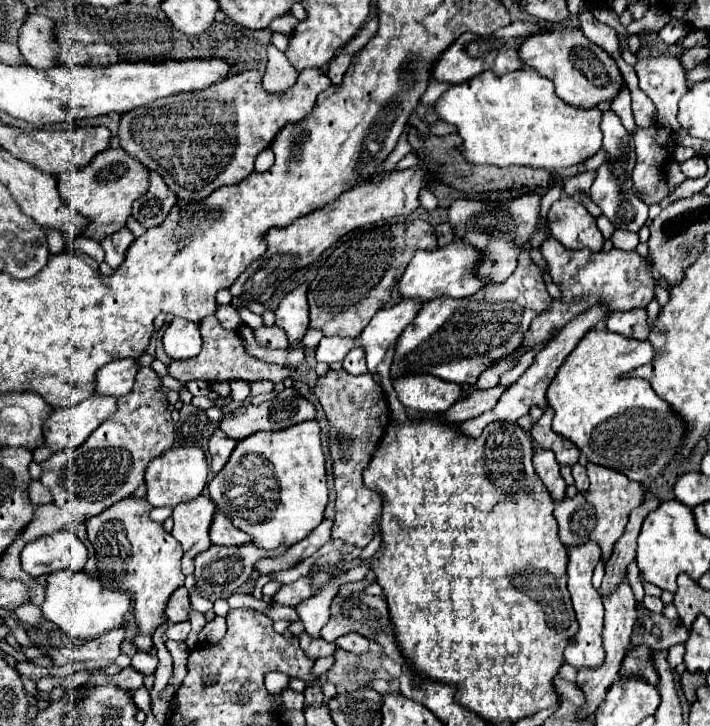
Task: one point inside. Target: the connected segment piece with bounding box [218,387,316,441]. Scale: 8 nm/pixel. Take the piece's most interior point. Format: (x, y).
(289, 408)

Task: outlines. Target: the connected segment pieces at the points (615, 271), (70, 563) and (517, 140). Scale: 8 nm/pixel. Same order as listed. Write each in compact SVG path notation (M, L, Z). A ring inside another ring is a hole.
M546 237L542 243L542 255L548 263L548 273L552 281L560 287L562 297L558 301L552 301L552 305L540 313L532 325L530 331L524 335L522 345L536 347L538 343L546 341L550 333L560 331L570 319L584 313L592 305L606 303L612 311L630 311L630 309L646 309L646 305L654 299L654 285L656 279L652 275L652 263L644 257L640 257L636 251L622 251L622 249L610 249L608 253L592 253L590 249L582 251L568 251L552 237Z
M64 529L38 537L22 549L22 569L32 577L48 575L58 569L78 571L86 565L86 561L88 551L84 543Z
M526 67L526 69L520 69L520 71L514 71L514 73L508 73L508 75L502 75L502 77L496 77L494 73L480 73L478 77L466 81L466 83L460 83L460 85L452 85L438 101L436 105L432 107L432 111L442 119L442 121L448 121L452 125L458 127L460 131L460 137L464 139L462 143L462 155L466 157L468 163L472 165L496 165L496 167L510 167L510 165L524 165L524 167L540 167L540 169L548 169L548 171L556 171L556 169L562 169L562 167L572 167L572 165L580 165L584 163L586 159L594 157L598 153L598 149L602 147L602 131L600 131L600 121L602 121L602 113L610 109L610 103L600 103L598 107L592 107L592 109L578 109L578 107L572 107L568 103L564 103L556 93L554 93L554 85L552 81L548 81L546 77L540 77L534 69Z

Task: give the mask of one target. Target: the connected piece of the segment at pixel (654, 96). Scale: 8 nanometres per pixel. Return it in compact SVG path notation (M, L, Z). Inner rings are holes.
M654 57L654 59L636 59L636 75L640 89L654 101L658 115L656 123L680 131L676 121L678 101L688 91L684 79L684 67L678 57Z

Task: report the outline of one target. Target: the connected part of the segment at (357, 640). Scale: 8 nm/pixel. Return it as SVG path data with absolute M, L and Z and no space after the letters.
M348 633L348 635L340 637L340 639L336 639L336 645L338 645L340 649L348 651L348 653L354 653L354 655L368 653L368 649L370 649L368 639L364 639L364 637L358 635L358 633Z

